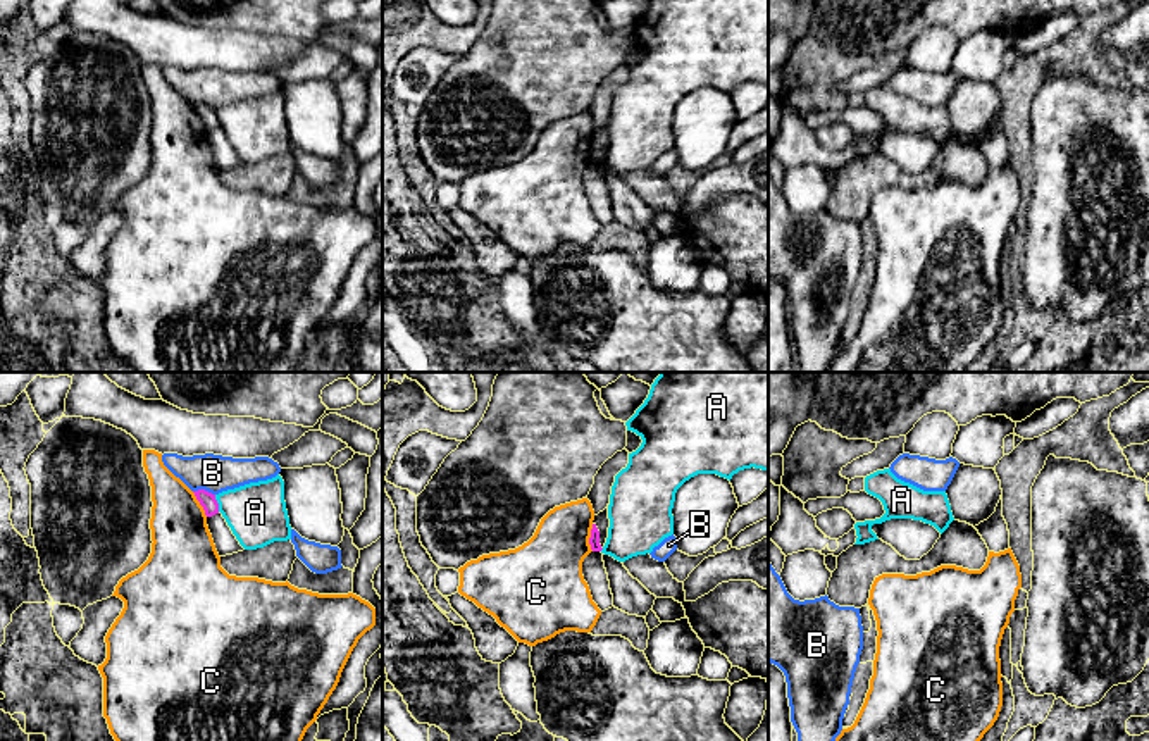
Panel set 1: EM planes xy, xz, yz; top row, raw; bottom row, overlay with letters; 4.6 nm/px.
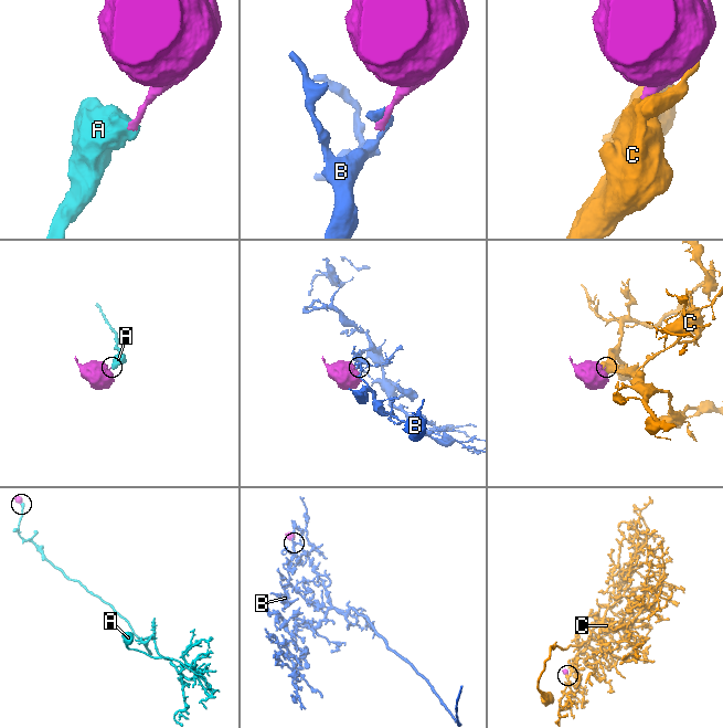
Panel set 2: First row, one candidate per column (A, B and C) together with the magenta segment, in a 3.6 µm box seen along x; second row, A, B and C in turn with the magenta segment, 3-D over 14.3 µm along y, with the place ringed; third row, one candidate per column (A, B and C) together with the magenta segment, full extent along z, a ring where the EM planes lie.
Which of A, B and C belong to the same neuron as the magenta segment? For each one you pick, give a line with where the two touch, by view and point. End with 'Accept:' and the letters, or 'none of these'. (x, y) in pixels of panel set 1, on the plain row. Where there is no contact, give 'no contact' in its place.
Accept: none of these

